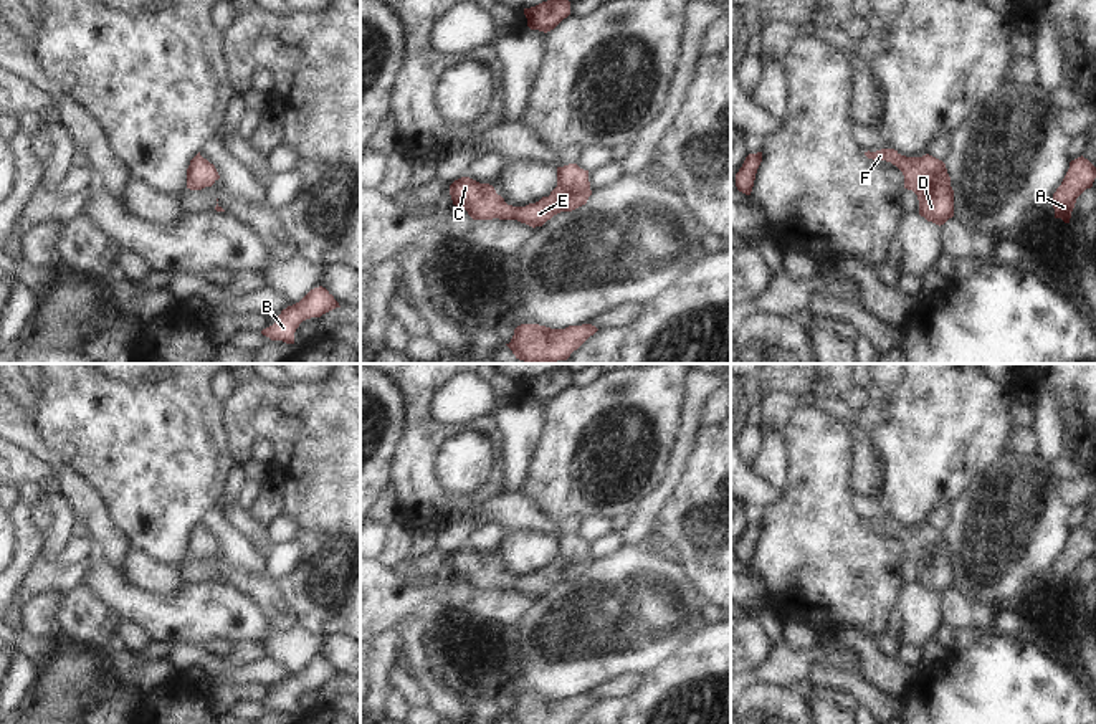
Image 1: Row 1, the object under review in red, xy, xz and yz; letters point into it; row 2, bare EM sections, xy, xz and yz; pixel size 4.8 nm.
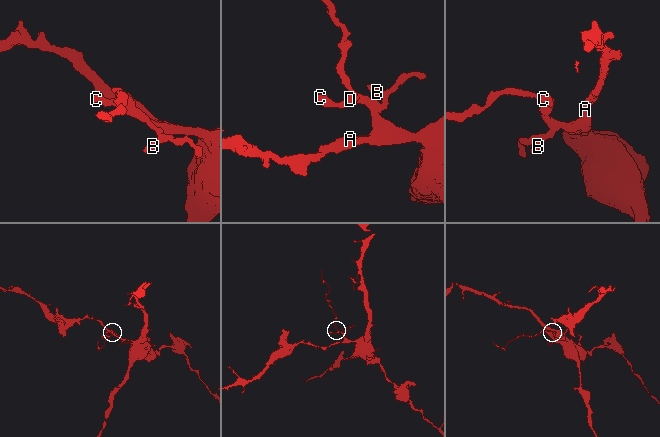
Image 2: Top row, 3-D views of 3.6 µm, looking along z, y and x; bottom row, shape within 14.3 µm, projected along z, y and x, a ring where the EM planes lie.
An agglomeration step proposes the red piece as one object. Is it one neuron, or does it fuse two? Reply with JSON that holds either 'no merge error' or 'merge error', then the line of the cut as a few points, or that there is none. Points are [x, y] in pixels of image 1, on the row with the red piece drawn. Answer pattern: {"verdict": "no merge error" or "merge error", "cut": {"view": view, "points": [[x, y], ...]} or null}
{"verdict": "no merge error", "cut": null}

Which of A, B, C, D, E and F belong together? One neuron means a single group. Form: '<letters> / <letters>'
A B C D E F

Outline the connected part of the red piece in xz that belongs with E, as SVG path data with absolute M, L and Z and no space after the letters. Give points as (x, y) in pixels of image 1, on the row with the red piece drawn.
M577 164L557 167L557 187L549 197L526 207L512 207L489 183L461 177L450 185L453 205L468 212L473 220L517 220L532 228L542 226L560 212L572 212L592 195L589 170Z

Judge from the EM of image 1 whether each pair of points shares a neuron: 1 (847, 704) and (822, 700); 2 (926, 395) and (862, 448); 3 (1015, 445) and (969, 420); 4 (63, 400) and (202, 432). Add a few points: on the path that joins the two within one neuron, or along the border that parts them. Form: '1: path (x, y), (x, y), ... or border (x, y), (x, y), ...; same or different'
1: path (840, 704), (829, 704); same
2: border (868, 433), (881, 466), (881, 478); different
3: border (1015, 428), (1005, 452); different
4: path (98, 427), (108, 432), (167, 432); same

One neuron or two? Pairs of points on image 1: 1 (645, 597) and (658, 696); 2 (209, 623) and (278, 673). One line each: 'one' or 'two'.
1: two
2: two

